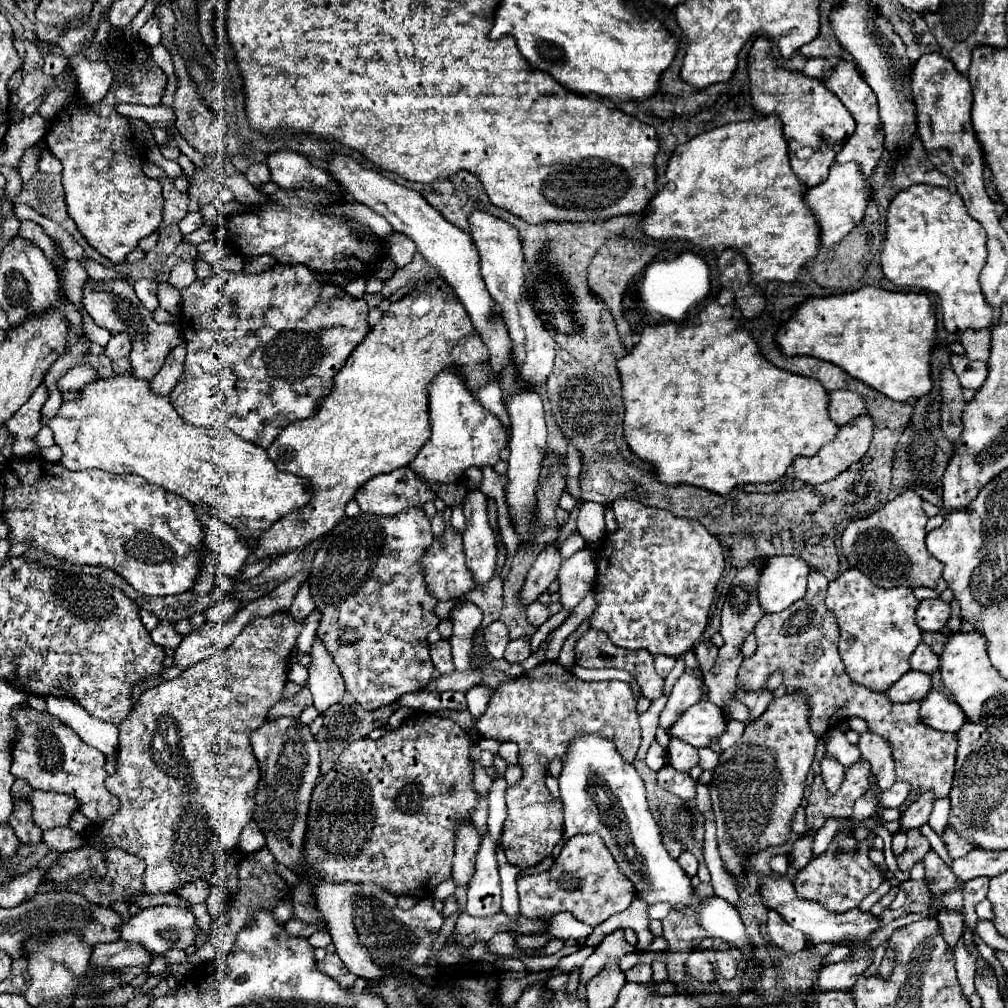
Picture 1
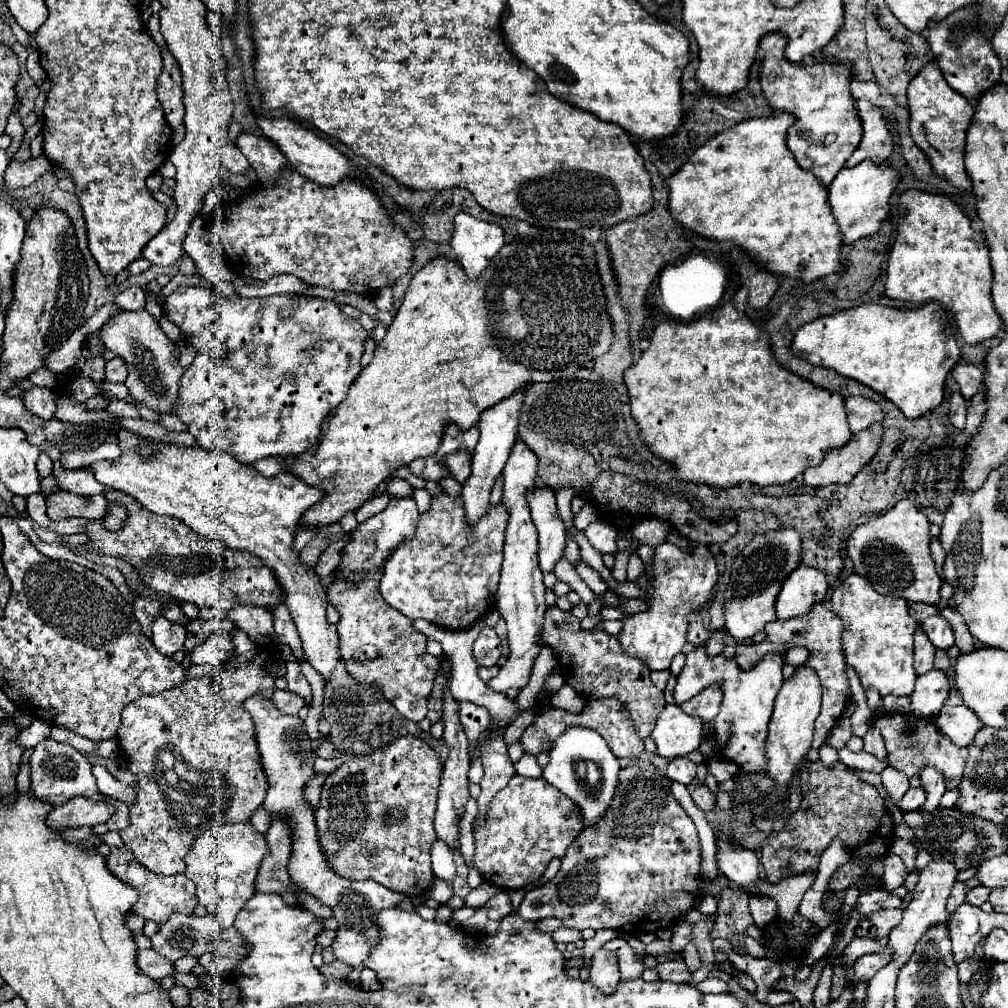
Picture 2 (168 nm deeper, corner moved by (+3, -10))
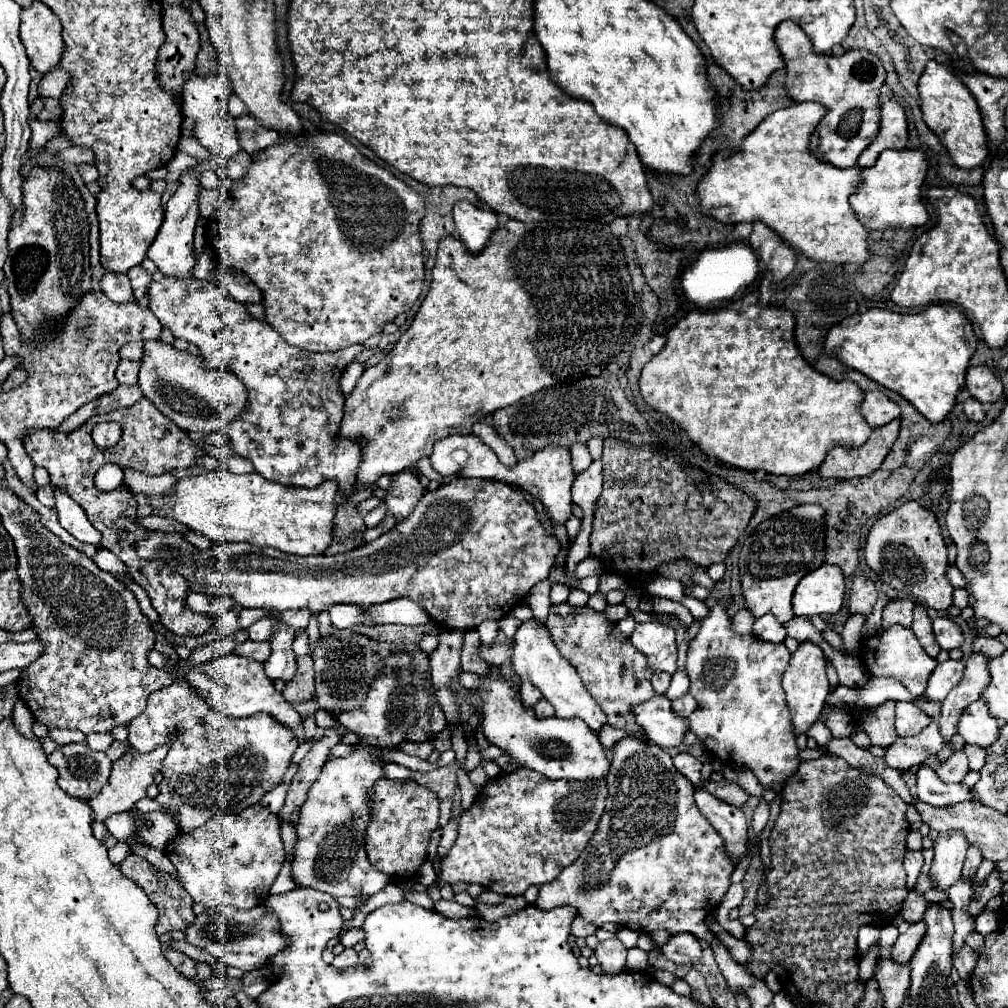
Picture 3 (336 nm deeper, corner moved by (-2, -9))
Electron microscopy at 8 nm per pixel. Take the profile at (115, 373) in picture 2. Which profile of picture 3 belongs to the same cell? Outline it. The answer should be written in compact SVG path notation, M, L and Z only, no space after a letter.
M120 360L118 370L116 370L118 382L120 382L120 384L126 384L126 386L134 386L136 380L138 380L138 368L140 368L140 362Z

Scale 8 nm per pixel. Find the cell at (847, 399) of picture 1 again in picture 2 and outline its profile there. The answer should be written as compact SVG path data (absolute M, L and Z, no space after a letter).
M861 395L845 399L845 407L847 407L847 417L849 417L849 427L853 433L863 431L877 421L883 421L885 417L879 403Z

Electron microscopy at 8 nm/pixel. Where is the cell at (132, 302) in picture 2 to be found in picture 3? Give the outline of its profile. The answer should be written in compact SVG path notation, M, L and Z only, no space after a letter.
M114 272L104 274L102 290L116 304L124 304L124 302L132 302L134 300L132 286L130 286L130 280L128 280L126 274L114 274Z

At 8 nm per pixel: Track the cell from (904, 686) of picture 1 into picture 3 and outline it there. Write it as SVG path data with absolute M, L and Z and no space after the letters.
M946 660L934 668L928 678L928 686L924 696L930 702L944 702L946 694L962 680L964 664L960 660Z

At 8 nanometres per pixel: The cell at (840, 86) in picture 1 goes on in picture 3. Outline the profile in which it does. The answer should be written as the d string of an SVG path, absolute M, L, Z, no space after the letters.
M888 100L880 106L880 130L872 140L872 144L858 158L858 166L868 168L876 162L882 150L886 148L902 150L906 148L906 144L908 144L908 124L906 124L904 108L898 102Z

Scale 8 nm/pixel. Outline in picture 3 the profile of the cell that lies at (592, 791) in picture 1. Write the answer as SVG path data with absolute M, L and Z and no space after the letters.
M488 674L480 676L480 686L476 690L470 690L472 704L478 706L478 692L486 690L484 706L482 706L482 730L484 736L504 748L516 762L522 766L536 770L544 774L550 780L604 780L610 772L610 760L606 758L604 746L586 726L586 722L574 718L574 720L558 720L558 718L544 718L536 720L534 710L524 708L522 698L518 692L514 692L512 682L498 678L488 678Z

